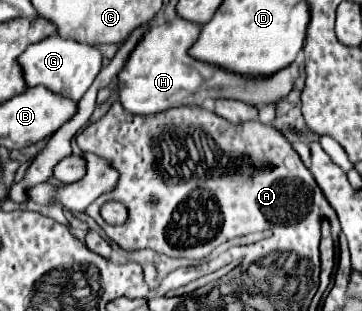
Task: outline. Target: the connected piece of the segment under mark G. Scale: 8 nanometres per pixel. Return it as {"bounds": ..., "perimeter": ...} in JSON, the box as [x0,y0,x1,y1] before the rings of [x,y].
{"bounds":[19,35,101,101],"perimeter":[[[51,35],[31,47],[27,47],[27,51],[19,57],[19,63],[23,67],[23,75],[29,87],[35,85],[45,85],[47,89],[69,97],[73,101],[79,101],[85,91],[91,87],[91,83],[95,81],[95,77],[101,71],[101,53],[91,47],[91,45],[83,45],[77,43],[73,39],[65,39],[61,35]]]}

